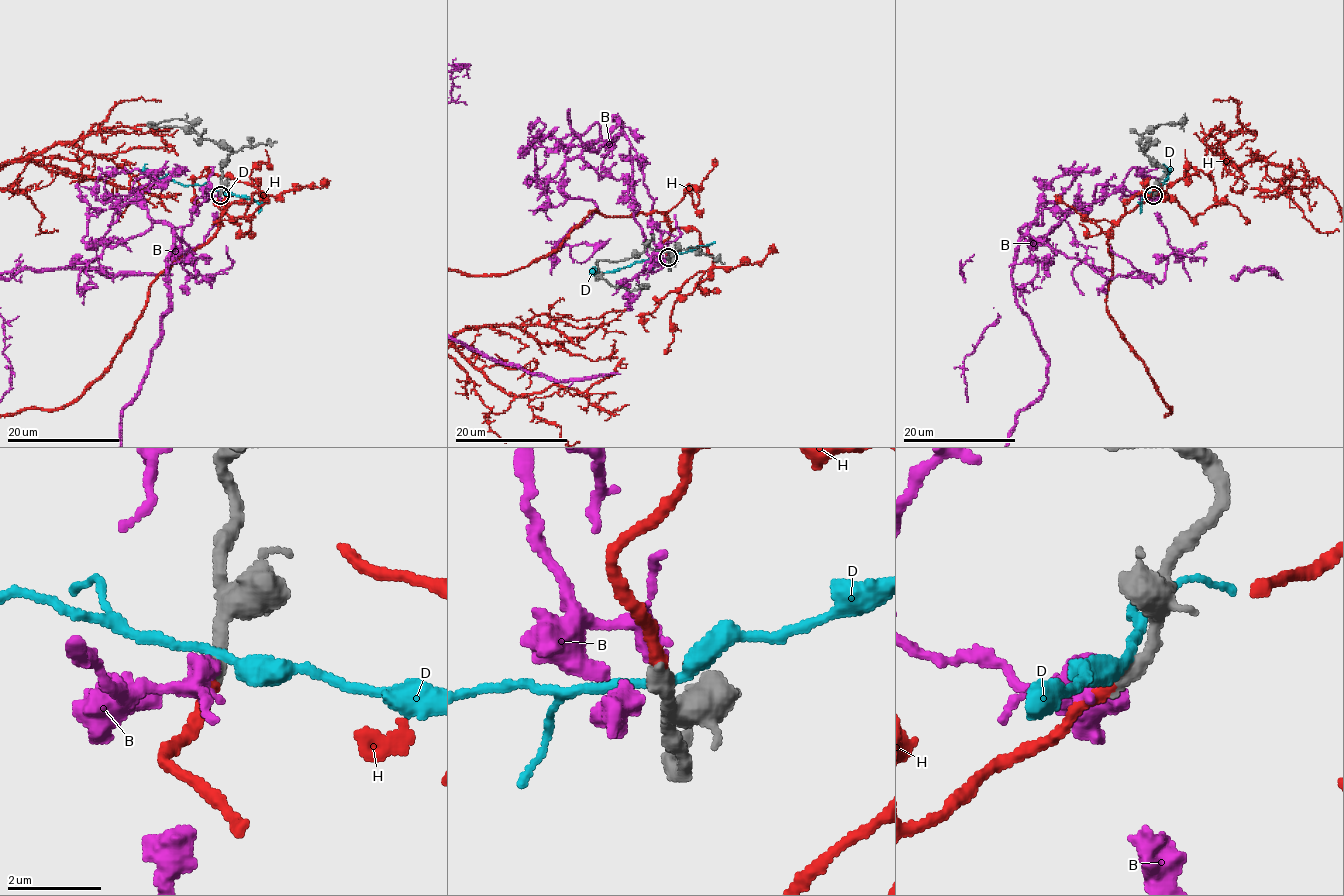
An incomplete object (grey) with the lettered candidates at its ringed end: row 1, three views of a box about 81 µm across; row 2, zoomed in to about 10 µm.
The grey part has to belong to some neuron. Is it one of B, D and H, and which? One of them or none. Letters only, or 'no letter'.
H

